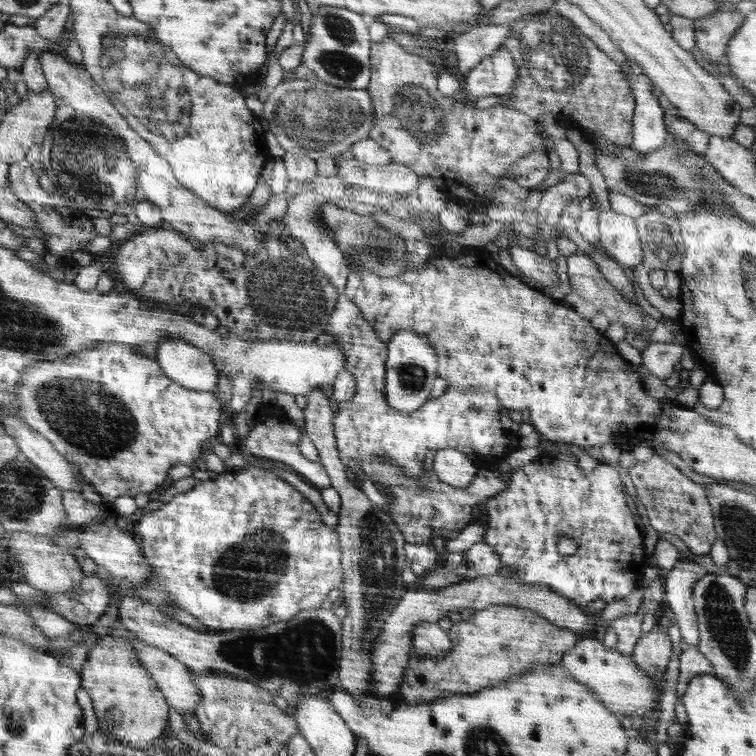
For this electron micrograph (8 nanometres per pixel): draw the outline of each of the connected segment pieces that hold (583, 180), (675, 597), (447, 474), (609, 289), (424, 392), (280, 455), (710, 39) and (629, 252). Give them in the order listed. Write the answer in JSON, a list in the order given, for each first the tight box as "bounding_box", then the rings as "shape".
[{"bounding_box":[536,172,593,227],"shape":[[[576,172],[566,175],[556,185],[544,190],[543,193],[542,198],[540,198],[540,205],[537,207],[538,223],[536,227],[540,224],[556,225],[570,201],[582,201],[586,197],[592,196],[593,191],[590,187],[590,181],[582,173]]]},{"bounding_box":[663,559,708,648],"shape":[[[683,559],[674,564],[664,584],[663,601],[674,614],[674,620],[683,638],[683,646],[689,648],[699,643],[697,615],[693,606],[692,587],[708,574],[708,570],[692,561]]]},{"bounding_box":[433,449,476,488],"shape":[[[439,449],[434,457],[433,472],[440,481],[466,488],[476,478],[476,466],[469,455],[456,449]]]},{"bounding_box":[561,252,643,333],"shape":[[[578,252],[568,257],[568,276],[571,291],[561,302],[564,306],[572,307],[585,319],[591,320],[597,312],[603,311],[610,322],[618,320],[626,330],[634,329],[641,333],[643,331],[643,318],[640,306],[631,300],[625,300],[623,296],[603,277],[599,266],[584,252]]]},{"bounding_box":[385,330,437,412],"shape":[[[399,330],[387,343],[385,399],[394,410],[414,412],[430,397],[437,378],[437,356],[424,336],[411,330]]]},{"bounding_box":[239,404,332,490],"shape":[[[263,404],[259,416],[256,419],[256,425],[248,433],[247,437],[239,440],[239,445],[243,452],[254,457],[271,458],[292,466],[303,478],[312,486],[319,490],[331,488],[332,482],[328,472],[320,462],[310,461],[306,459],[300,451],[298,451],[298,441],[300,440],[300,429],[291,419],[287,418],[279,409],[272,404]]]},{"bounding_box":[694,11,745,66],"shape":[[[716,11],[710,16],[695,18],[694,32],[696,48],[713,66],[725,55],[726,48],[732,36],[735,36],[740,25],[745,21],[745,15],[736,11]]]},{"bounding_box":[599,210,644,268],"shape":[[[608,210],[599,214],[599,246],[625,268],[638,266],[644,260],[644,250],[637,233],[636,219]]]}]

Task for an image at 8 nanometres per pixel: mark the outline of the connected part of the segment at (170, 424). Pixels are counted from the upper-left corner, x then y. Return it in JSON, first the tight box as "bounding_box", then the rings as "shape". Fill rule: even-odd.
{"bounding_box":[17,342,222,502],"shape":[[[102,342],[94,345],[93,349],[70,353],[68,357],[63,359],[36,361],[29,369],[25,370],[21,385],[17,388],[17,395],[21,402],[21,418],[25,418],[30,426],[45,434],[54,443],[56,449],[70,463],[80,469],[82,476],[94,486],[95,492],[102,495],[103,500],[110,502],[114,502],[115,498],[119,496],[135,497],[138,494],[155,491],[162,484],[162,480],[168,480],[166,474],[170,470],[170,464],[191,465],[200,456],[202,444],[220,432],[222,410],[220,410],[220,402],[216,400],[216,396],[212,396],[212,392],[188,390],[186,387],[180,386],[164,373],[158,361],[146,357],[136,345]]]}

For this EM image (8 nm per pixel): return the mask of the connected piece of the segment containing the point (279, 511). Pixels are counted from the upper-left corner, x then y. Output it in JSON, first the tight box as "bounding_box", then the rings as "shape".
{"bounding_box":[132,467,342,631],"shape":[[[246,467],[238,472],[224,472],[215,479],[196,482],[194,487],[187,492],[175,494],[174,497],[152,513],[146,513],[138,521],[132,524],[142,553],[149,560],[152,574],[148,578],[148,586],[138,587],[137,594],[144,603],[152,603],[162,608],[166,603],[174,603],[186,613],[191,614],[196,620],[205,624],[211,631],[229,631],[232,629],[265,628],[265,626],[276,625],[278,622],[291,621],[298,614],[305,612],[308,608],[321,608],[320,604],[326,600],[328,592],[334,588],[340,589],[342,584],[342,570],[340,566],[340,536],[332,528],[328,528],[314,510],[314,505],[294,486],[286,482],[281,476],[260,467]]]}

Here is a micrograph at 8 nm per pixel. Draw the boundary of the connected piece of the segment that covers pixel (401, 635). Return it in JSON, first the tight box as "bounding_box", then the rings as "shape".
{"bounding_box":[370,575,603,699],"shape":[[[480,575],[477,578],[466,578],[460,584],[440,588],[440,590],[418,590],[407,589],[401,596],[401,600],[384,621],[383,629],[378,635],[374,650],[373,663],[370,669],[370,680],[372,680],[371,696],[382,699],[392,692],[399,690],[402,678],[405,675],[406,665],[414,653],[413,630],[418,623],[438,623],[440,619],[448,617],[452,611],[459,613],[464,609],[472,609],[474,612],[482,611],[491,605],[502,605],[517,607],[536,611],[542,618],[546,618],[553,625],[575,630],[576,633],[587,634],[594,628],[603,624],[594,616],[584,614],[584,609],[578,607],[573,600],[566,599],[565,595],[552,591],[550,586],[542,583],[522,583],[520,580],[503,578],[499,575]]]}

